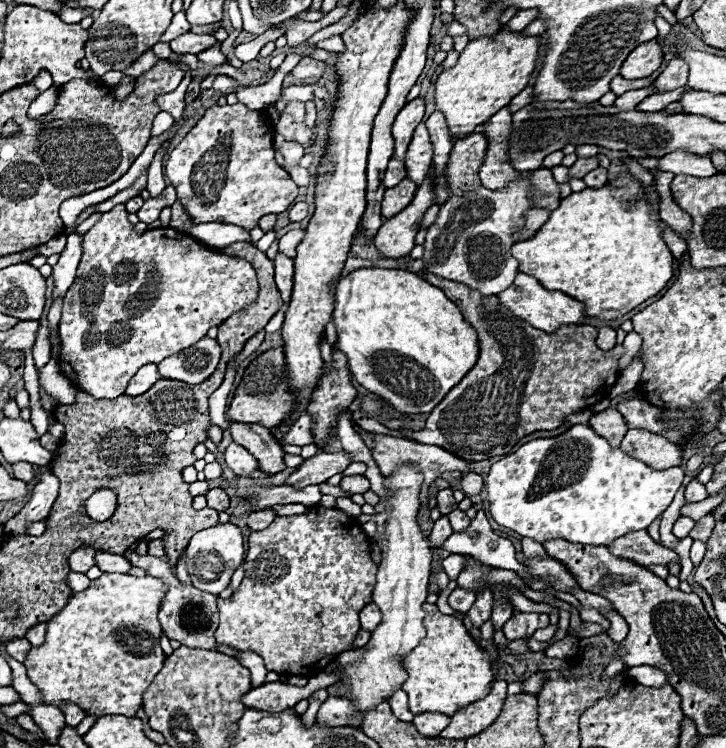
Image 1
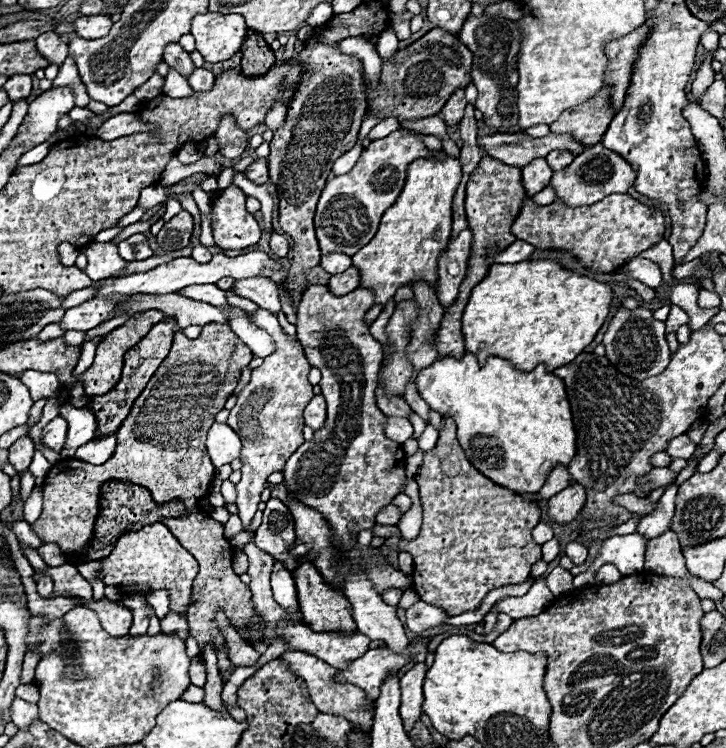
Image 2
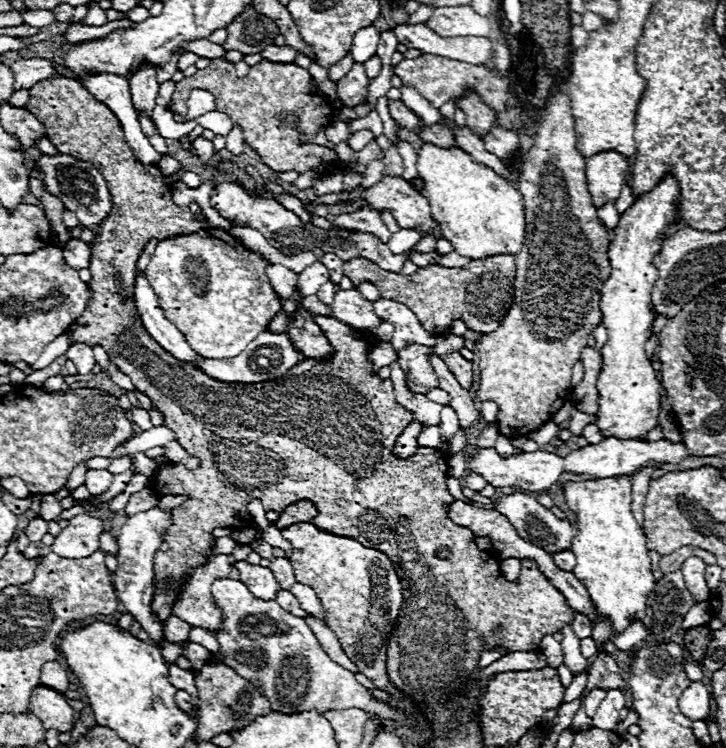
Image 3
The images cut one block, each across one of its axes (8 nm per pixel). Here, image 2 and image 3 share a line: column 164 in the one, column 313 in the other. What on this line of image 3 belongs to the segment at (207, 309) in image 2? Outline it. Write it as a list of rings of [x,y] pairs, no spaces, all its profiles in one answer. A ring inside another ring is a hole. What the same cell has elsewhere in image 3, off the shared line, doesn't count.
[[[314,294],[314,296],[308,296],[308,298],[304,298],[302,300],[302,306],[310,312],[310,314],[316,314],[316,316],[332,316],[332,312],[330,312],[330,306],[326,306],[326,304],[322,304],[320,300],[318,300],[318,296]]]

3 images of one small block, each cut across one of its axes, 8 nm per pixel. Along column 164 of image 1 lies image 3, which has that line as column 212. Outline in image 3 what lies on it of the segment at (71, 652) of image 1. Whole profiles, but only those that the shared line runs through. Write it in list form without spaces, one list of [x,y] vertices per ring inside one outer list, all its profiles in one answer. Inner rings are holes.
[[[216,580],[212,592],[226,612],[226,628],[216,636],[224,658],[210,656],[210,660],[222,660],[230,664],[234,672],[254,682],[272,702],[274,712],[290,714],[302,712],[304,708],[318,708],[324,714],[326,708],[362,708],[370,716],[404,722],[402,712],[394,712],[388,704],[372,698],[368,690],[356,682],[352,672],[328,658],[304,618],[286,612],[274,600],[254,598],[240,580]]]

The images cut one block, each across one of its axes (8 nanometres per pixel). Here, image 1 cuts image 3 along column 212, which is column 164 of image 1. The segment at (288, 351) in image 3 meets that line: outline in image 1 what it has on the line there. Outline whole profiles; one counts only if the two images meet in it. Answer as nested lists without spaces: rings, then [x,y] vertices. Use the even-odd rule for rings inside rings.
[[[204,336],[192,348],[184,348],[174,356],[164,358],[158,364],[160,378],[184,380],[186,384],[202,384],[212,376],[220,360],[220,346],[214,338]]]

